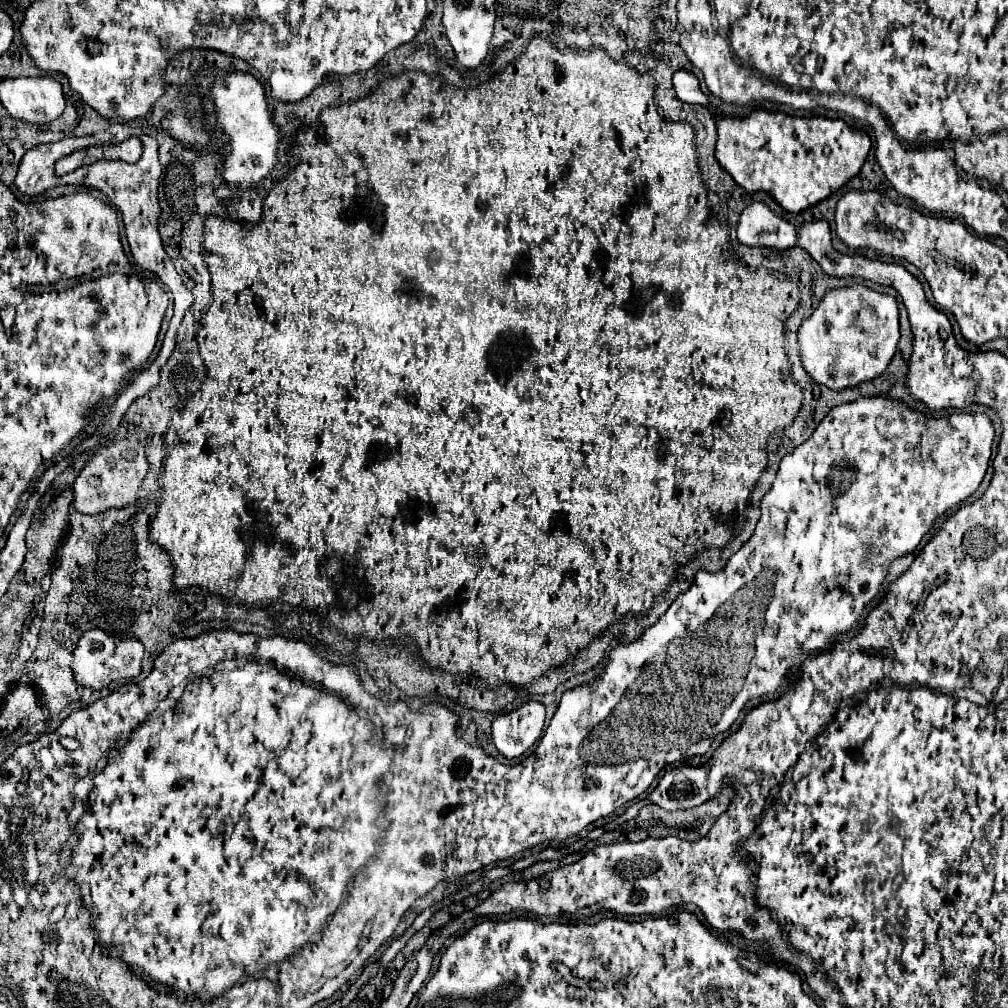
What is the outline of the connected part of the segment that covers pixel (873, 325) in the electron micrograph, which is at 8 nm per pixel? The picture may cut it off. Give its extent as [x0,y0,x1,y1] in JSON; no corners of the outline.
[797,286,900,390]

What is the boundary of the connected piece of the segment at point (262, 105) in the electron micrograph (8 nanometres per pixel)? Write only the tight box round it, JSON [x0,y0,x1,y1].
[211,72,283,186]

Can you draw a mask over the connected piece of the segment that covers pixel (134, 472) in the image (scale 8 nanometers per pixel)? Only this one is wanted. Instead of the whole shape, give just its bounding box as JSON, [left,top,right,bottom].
[73,440,149,514]

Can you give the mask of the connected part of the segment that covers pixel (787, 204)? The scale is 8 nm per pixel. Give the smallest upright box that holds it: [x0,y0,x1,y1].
[715,110,871,212]

